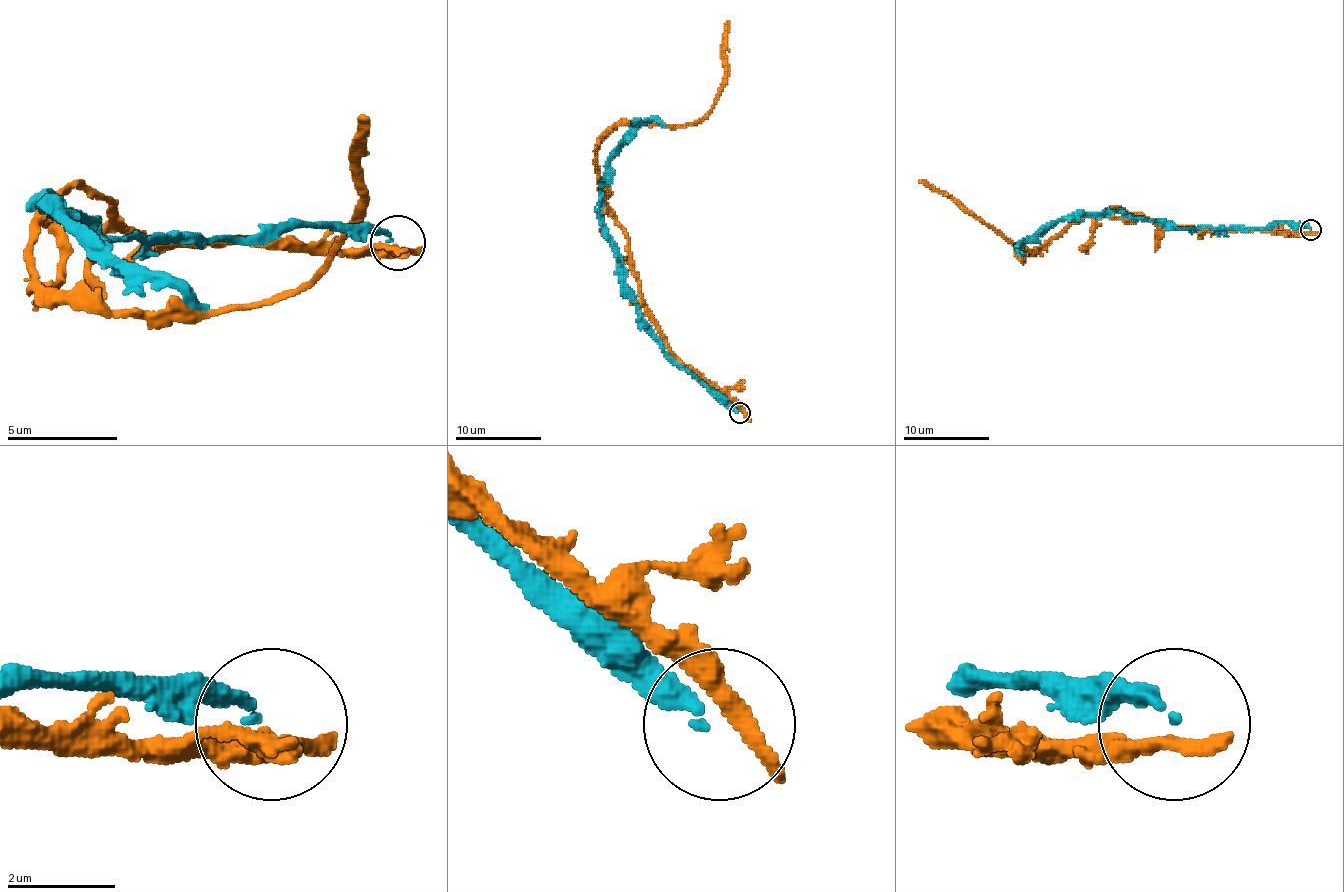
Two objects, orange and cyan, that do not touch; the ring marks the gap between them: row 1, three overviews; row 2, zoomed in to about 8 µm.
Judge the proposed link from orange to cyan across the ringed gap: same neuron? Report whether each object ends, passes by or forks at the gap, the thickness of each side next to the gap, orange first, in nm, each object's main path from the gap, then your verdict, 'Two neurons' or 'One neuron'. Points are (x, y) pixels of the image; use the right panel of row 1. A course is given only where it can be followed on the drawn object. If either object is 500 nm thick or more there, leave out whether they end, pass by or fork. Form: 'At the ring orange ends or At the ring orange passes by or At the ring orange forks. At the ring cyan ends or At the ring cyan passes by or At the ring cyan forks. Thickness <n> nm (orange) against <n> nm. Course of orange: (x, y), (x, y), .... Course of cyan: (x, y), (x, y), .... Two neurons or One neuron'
At the ring orange passes by. At the ring cyan ends. Thickness 280 nm (orange) against 240 nm. Course of orange: (1310, 232), (1202, 230), (1114, 208), (1070, 221), (1023, 256), (999, 234), (919, 180). Course of cyan: (1310, 230), (1284, 223), (1168, 227), (1120, 210), (1079, 212), (1057, 219), (1018, 247), (1025, 256). Two neurons

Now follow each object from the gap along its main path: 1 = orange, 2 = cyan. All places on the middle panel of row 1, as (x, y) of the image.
1: (742, 412), (660, 332), (627, 233), (612, 216), (597, 146), (619, 125), (699, 120), (724, 79), (727, 21)
2: (737, 412), (664, 350), (623, 280), (603, 222), (601, 181), (608, 159), (642, 125), (657, 120), (666, 127)

